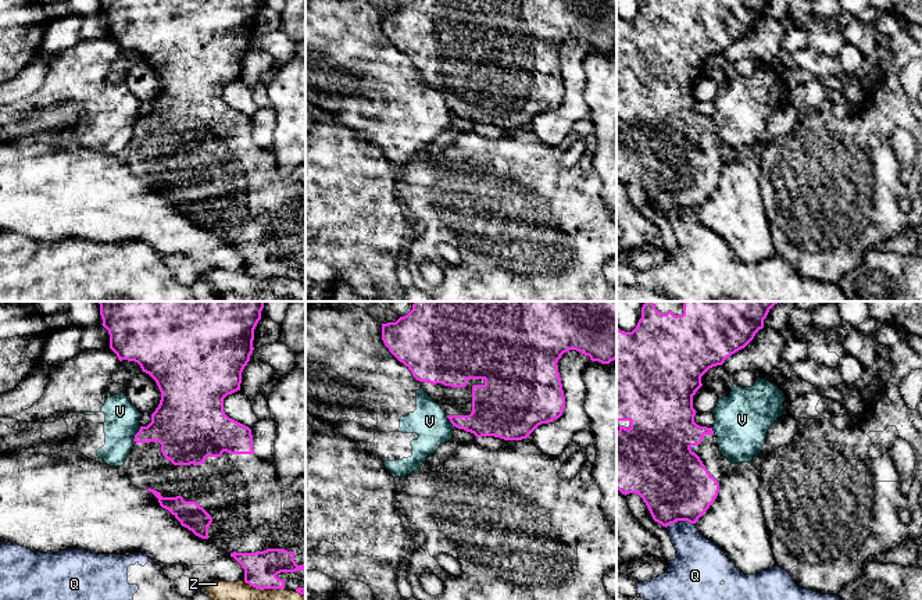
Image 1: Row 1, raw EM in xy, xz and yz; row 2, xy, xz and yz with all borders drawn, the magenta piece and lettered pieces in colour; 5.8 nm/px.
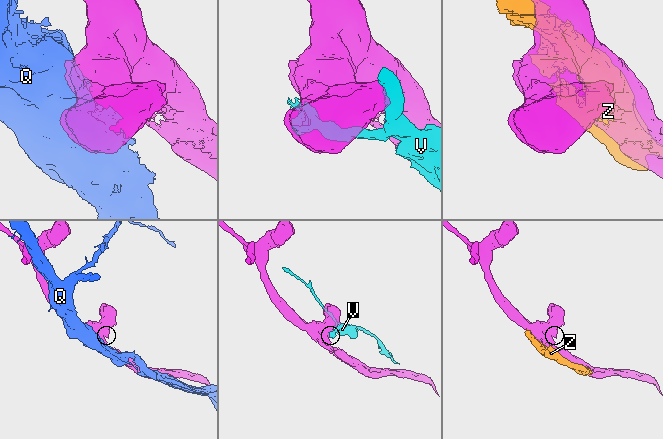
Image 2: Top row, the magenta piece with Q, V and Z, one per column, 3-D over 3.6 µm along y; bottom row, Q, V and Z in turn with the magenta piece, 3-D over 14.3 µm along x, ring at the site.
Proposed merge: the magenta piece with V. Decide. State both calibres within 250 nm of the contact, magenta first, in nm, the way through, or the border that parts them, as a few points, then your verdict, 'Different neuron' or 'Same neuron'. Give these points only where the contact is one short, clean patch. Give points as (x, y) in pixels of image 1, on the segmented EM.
Thickness 300 nm (magenta) against 170 nm. Different neuron

